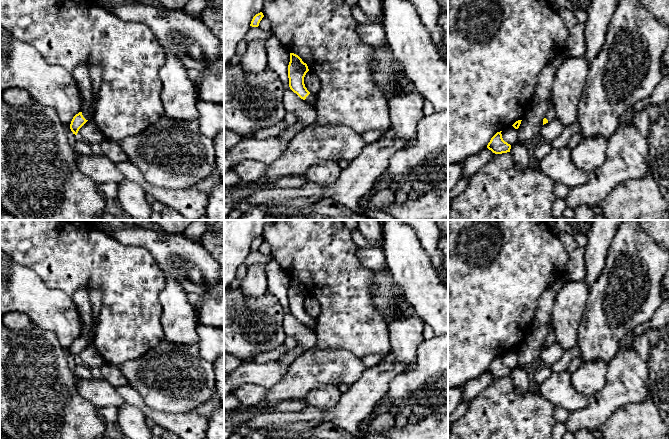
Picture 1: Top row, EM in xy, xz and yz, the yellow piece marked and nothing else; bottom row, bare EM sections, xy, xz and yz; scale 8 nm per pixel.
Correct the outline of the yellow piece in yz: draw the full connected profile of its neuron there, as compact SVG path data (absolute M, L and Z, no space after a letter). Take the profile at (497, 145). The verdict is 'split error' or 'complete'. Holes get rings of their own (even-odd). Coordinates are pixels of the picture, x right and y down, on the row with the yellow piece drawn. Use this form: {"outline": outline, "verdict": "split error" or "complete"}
{"outline": "M497 132L487 145L487 148L495 154L507 153L511 149L511 145L503 140L501 132Z", "verdict": "complete"}

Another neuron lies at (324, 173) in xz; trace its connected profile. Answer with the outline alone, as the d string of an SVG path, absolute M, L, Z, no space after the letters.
M321 161L312 166L306 173L307 181L321 186L335 182L341 173L341 168L336 161Z

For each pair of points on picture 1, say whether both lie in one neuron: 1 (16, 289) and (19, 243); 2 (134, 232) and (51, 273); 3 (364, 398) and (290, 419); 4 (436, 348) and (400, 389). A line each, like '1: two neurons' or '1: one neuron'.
1: two neurons
2: two neurons
3: one neuron
4: one neuron

